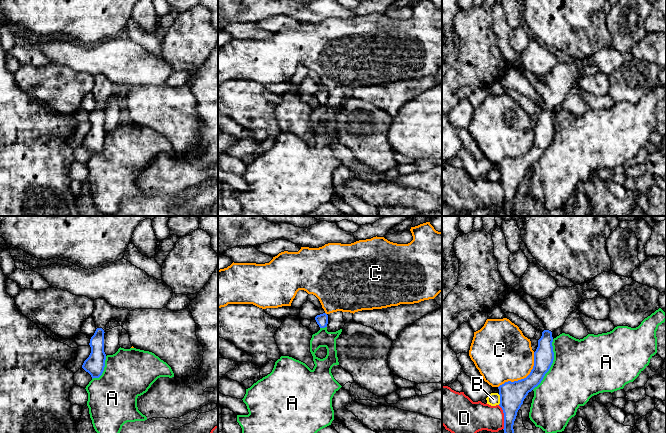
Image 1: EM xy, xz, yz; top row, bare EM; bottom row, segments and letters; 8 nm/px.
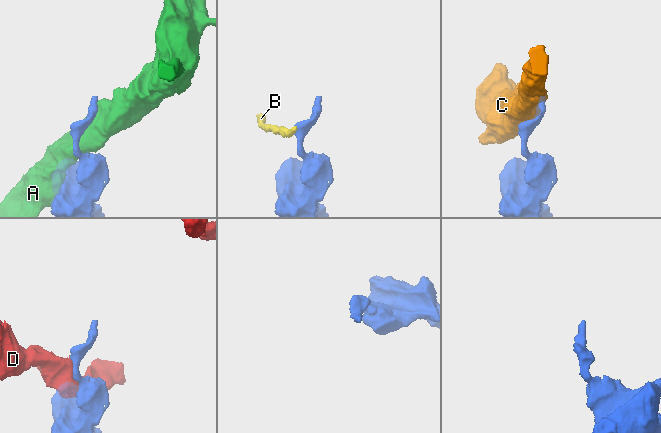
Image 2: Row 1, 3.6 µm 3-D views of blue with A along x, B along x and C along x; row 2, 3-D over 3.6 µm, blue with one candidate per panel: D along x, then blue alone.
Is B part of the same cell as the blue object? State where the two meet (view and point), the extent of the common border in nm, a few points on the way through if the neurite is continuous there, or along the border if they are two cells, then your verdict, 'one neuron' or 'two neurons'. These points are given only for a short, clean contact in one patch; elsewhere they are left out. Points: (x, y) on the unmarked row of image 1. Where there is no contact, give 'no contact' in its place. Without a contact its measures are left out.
yz (500, 175) | 90 nm | along yz (498, 170), (499, 180) | two neurons

